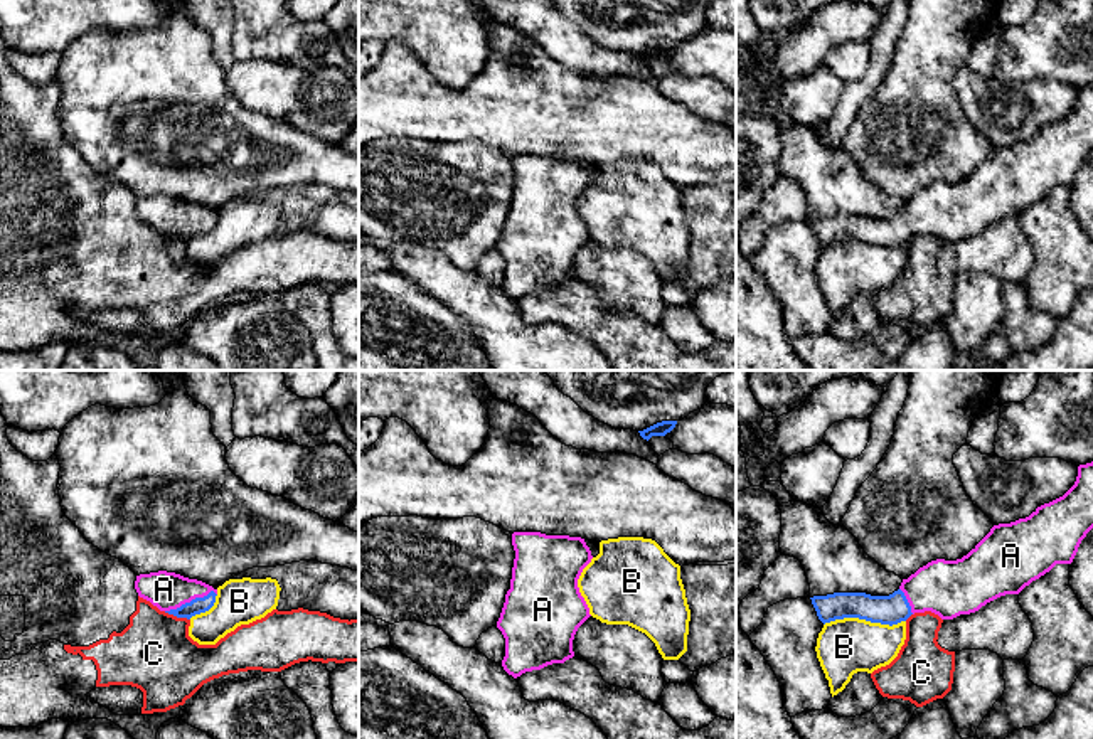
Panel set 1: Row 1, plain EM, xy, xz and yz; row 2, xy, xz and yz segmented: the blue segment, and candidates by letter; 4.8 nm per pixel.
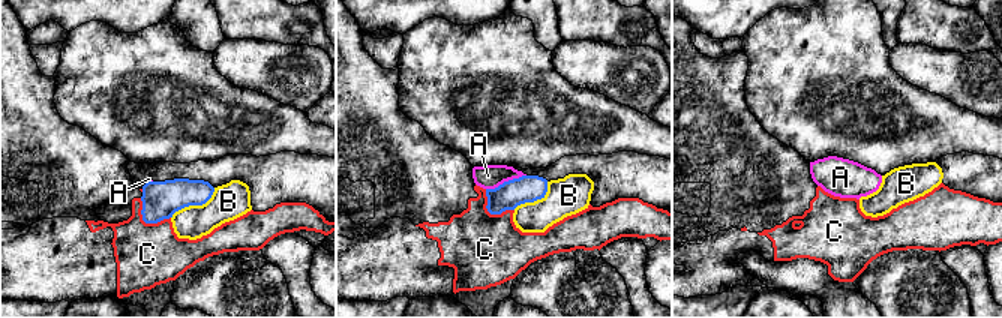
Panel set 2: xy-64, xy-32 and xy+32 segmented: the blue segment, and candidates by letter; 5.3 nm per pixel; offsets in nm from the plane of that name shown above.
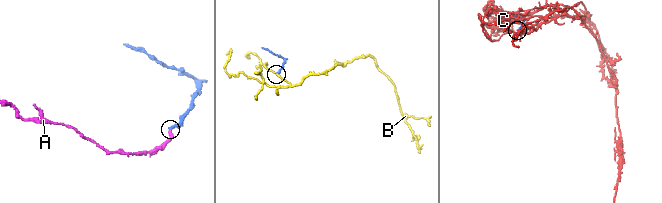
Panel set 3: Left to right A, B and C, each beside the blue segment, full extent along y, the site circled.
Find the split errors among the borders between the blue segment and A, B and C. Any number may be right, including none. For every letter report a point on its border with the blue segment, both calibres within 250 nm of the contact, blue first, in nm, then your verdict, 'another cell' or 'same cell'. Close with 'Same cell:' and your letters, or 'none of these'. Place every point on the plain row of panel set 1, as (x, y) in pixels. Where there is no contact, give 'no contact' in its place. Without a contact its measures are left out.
A: contact xy (192, 223); calibres 80 and 180 nm; same cell
B: contact yz (864, 241); calibres 140 and 280 nm; another cell
C: contact xy (177, 239); calibres 80 and 360 nm; another cell
Same cell: A

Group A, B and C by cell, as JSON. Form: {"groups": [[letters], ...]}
{"groups": [["A"], ["B"], ["C"]]}

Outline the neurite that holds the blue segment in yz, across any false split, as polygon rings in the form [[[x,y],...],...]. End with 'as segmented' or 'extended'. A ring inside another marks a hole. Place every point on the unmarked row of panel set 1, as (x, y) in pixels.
[[[1093,84],[1078,89],[1074,108],[1059,121],[1037,130],[1029,140],[999,146],[962,182],[936,182],[903,202],[889,219],[866,215],[834,215],[813,219],[812,227],[825,247],[844,241],[871,246],[898,247],[914,236],[931,234],[941,242],[978,234],[987,226],[1019,217],[1032,204],[1049,195],[1056,187],[1071,187],[1081,163],[1093,152]]] | extended

